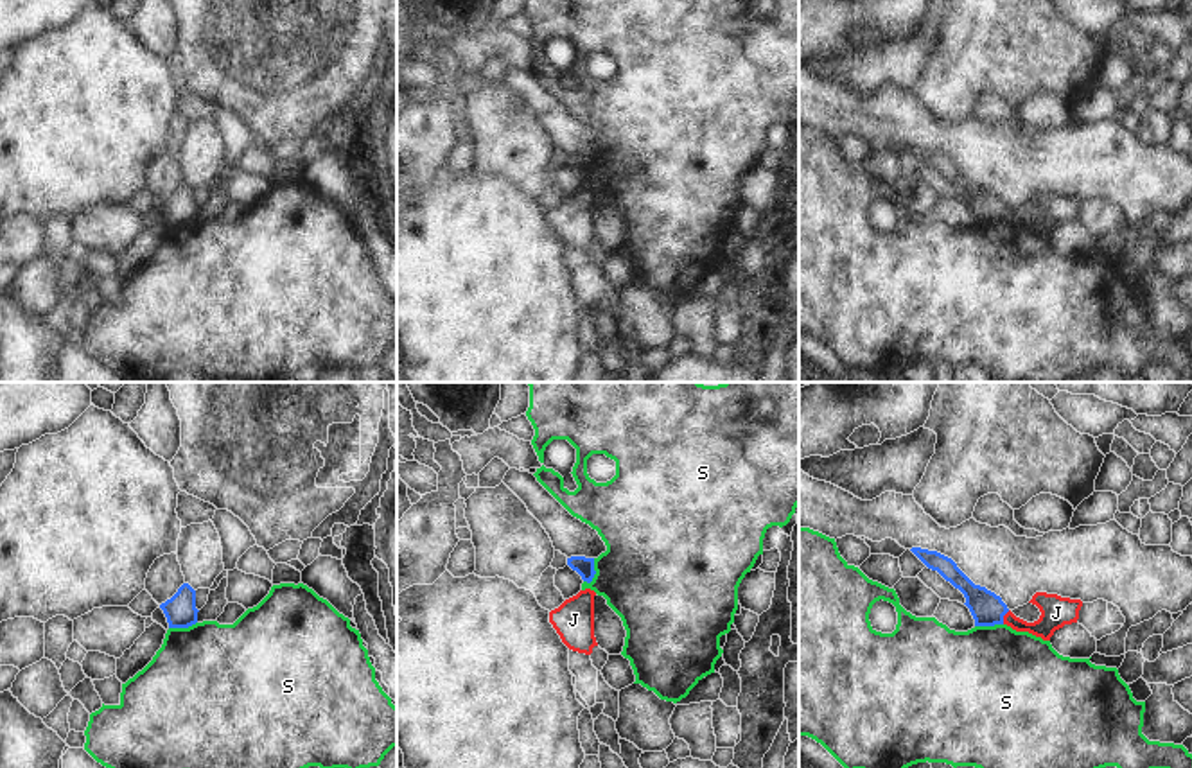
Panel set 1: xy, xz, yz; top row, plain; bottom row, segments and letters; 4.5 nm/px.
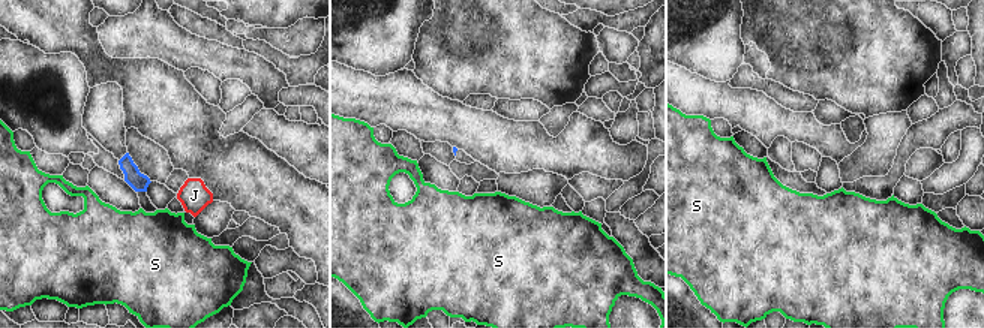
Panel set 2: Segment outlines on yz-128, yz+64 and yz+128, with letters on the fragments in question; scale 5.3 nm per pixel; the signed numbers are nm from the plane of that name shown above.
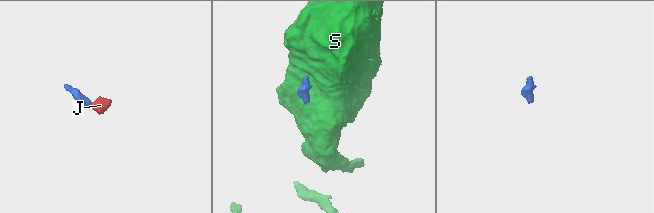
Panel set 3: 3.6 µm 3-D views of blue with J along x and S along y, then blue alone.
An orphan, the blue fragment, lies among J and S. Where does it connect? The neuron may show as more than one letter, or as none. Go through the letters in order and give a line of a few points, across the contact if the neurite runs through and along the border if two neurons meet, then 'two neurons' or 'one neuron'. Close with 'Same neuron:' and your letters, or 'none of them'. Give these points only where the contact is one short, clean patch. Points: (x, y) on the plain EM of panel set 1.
J: yz (988, 207), (1002, 216), (1042, 225), (1056, 210) | one neuron
S: xz (595, 157), (595, 174), (587, 182) | two neurons
Same neuron: J

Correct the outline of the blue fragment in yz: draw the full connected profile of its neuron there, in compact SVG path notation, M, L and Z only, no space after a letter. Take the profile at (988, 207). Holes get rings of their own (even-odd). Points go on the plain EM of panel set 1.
M921 145L910 147L928 167L937 169L946 179L959 187L966 196L975 224L1007 223L1016 230L1029 230L1043 239L1050 239L1056 228L1065 223L1077 221L1081 197L1061 196L1057 192L1036 190L1029 201L1036 203L1041 210L1039 217L1027 221L1016 215L1000 194L986 185L975 183L957 161L937 151Z

